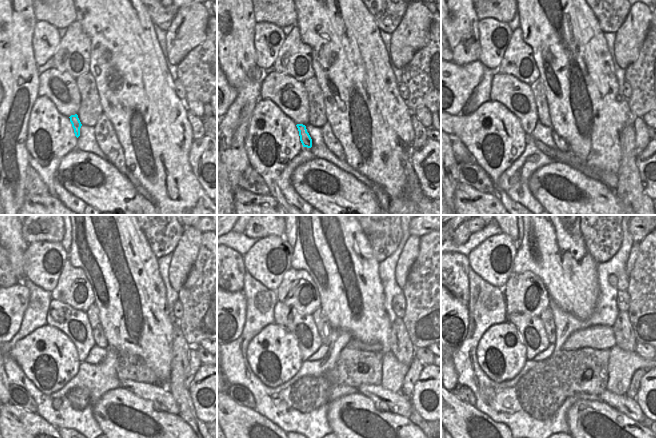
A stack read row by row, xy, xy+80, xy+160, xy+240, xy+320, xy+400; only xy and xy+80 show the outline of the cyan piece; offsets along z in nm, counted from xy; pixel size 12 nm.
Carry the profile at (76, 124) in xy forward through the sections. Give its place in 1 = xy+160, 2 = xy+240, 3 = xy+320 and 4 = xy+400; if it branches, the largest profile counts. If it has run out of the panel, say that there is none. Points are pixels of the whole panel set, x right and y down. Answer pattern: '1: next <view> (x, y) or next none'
1: next xy+160 (569, 158)
2: next xy+240 (162, 398)
3: next xy+320 (396, 402)
4: next xy+400 (629, 406)

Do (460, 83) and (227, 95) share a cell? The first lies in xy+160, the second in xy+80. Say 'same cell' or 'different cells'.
same cell

